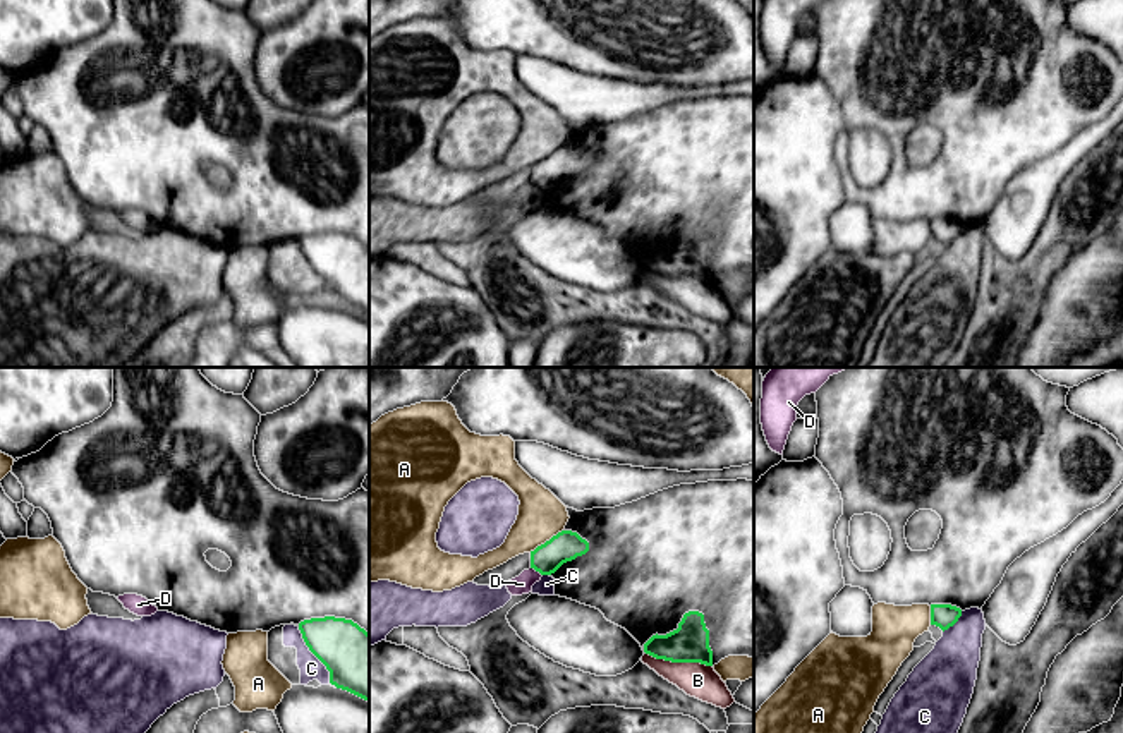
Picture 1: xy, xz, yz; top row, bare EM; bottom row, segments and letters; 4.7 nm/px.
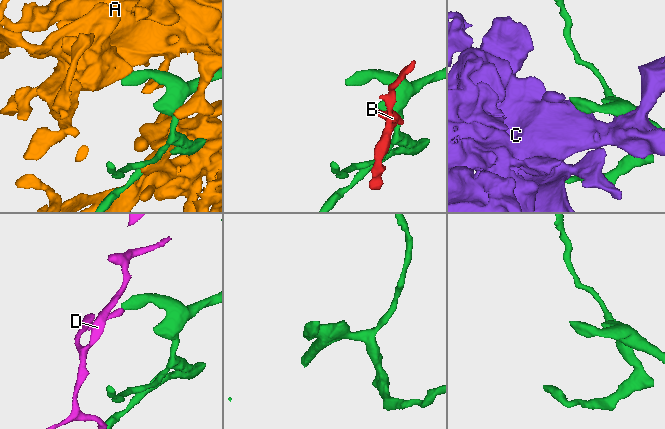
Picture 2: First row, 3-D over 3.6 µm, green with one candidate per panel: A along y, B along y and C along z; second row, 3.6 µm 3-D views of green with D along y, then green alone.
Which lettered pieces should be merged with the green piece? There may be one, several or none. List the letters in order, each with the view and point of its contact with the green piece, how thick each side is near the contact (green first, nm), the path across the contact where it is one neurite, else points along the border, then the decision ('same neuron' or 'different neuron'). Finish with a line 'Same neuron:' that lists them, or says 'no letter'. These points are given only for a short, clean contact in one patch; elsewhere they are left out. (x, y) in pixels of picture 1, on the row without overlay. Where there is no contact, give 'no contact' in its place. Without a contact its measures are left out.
A: meets green in xz at (546, 157); 140 nm thick on the green side, 220 nm on the other; different neuron
B: meets green in xz at (679, 277); 180 nm thick on the green side, 160 nm on the other; border along xz (646, 268), (672, 277), (699, 277), (711, 282); different neuron
C: meets green in xy at (313, 268); 300 nm thick on the green side, 110 nm on the other; different neuron
D: meets green in xz at (536, 186); 140 nm thick on the green side, 90 nm on the other; border along xz (531, 182), (541, 191); different neuron
Same neuron: no letter

